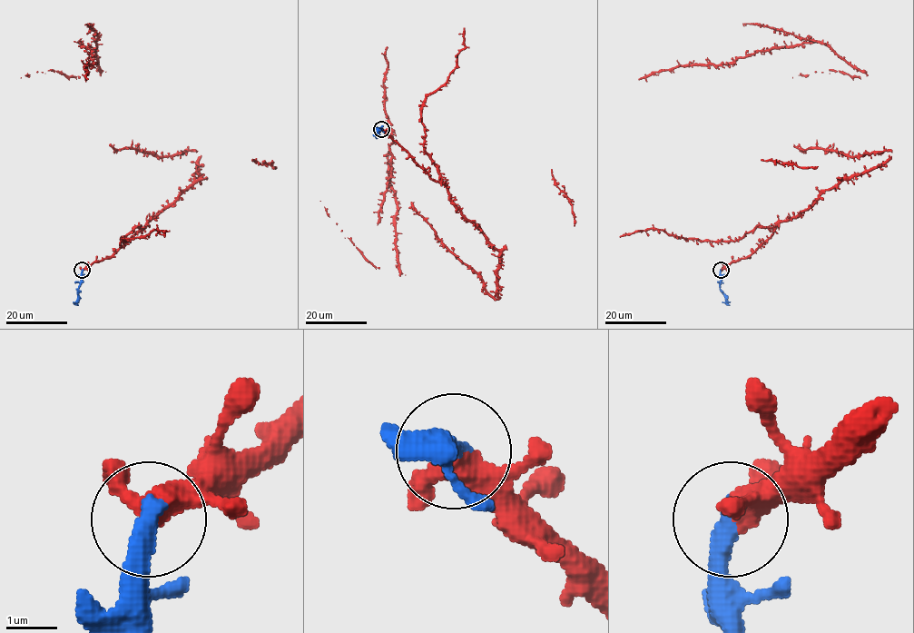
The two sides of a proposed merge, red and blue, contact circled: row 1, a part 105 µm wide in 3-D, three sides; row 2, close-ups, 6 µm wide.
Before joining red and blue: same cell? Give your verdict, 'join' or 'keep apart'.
join

